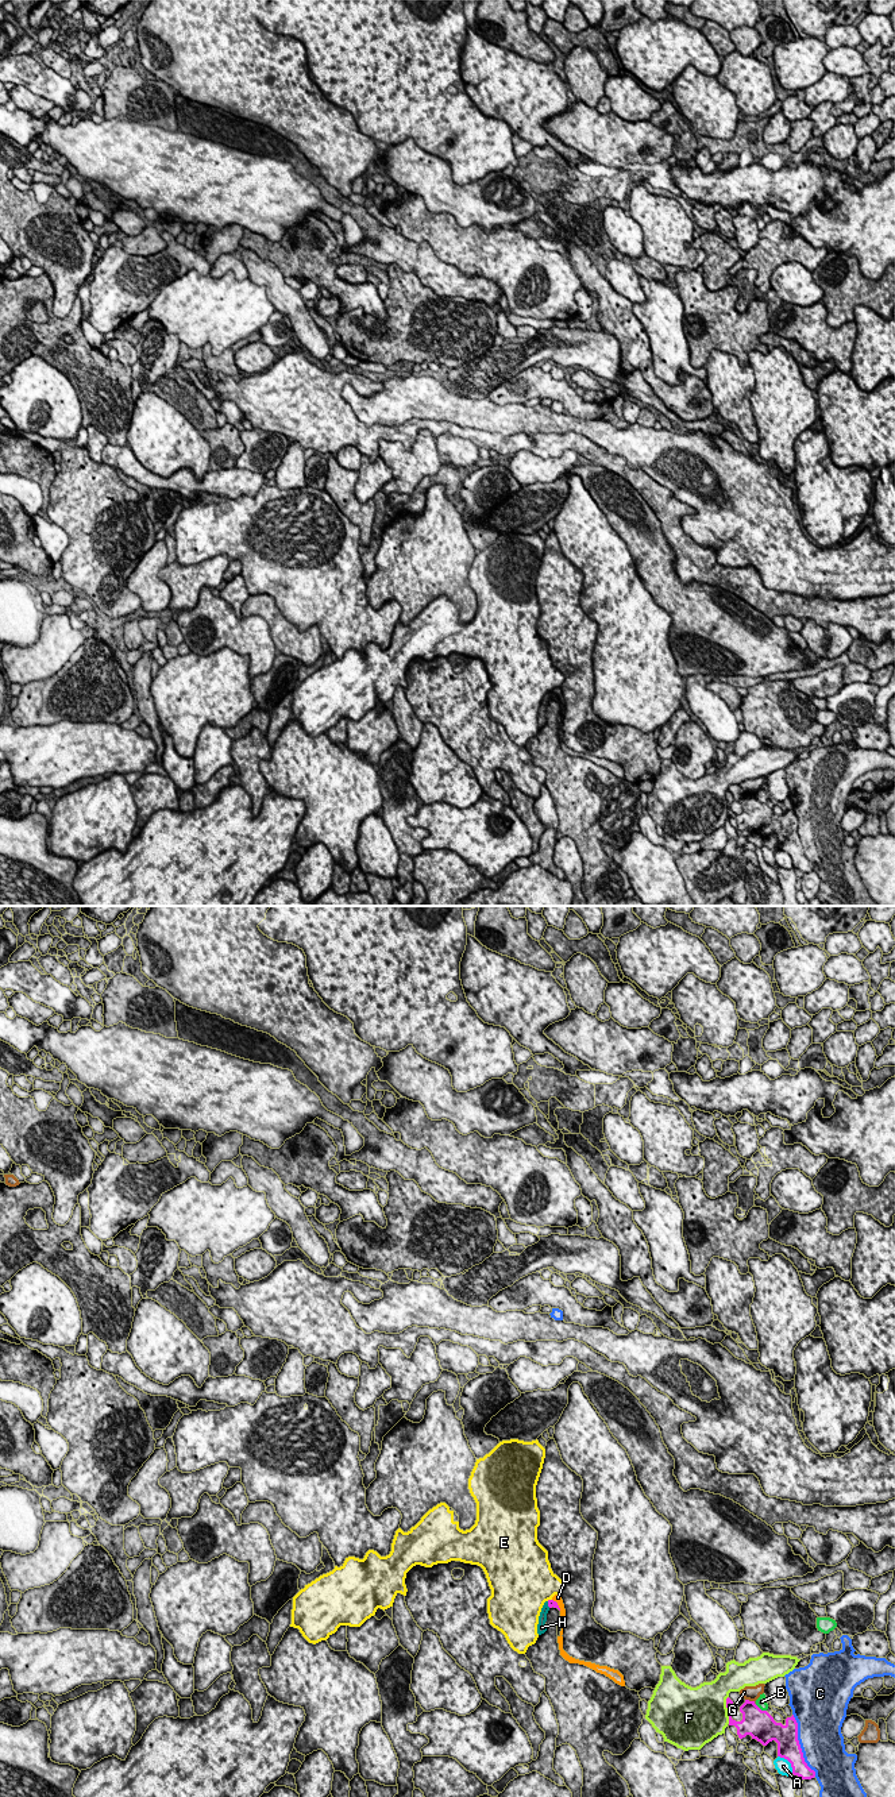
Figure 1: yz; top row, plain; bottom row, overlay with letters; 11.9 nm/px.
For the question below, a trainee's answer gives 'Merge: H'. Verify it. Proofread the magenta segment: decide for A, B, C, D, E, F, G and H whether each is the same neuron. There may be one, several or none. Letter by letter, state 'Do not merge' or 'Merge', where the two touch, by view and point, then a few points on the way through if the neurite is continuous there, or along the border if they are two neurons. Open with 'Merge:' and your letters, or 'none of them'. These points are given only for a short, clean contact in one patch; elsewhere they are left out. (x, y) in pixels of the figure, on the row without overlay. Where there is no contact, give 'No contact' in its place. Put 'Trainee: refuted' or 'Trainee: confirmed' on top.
Trainee: confirmed
Merge: H
A: Do not merge. Touches magenta at yz (789, 853)
B: Do not merge. Touches magenta at yz (759, 801)
C: Do not merge. Touches magenta at yz (799, 837)
D: Do not merge. Touches magenta at yz (556, 697)
E: Do not merge. Touches magenta at yz (548, 693)
F: Do not merge. Touches magenta at yz (728, 802)
G: Do not merge. Touches magenta at yz (748, 793)
H: Merge. Touches magenta at yz (548, 697). Path across: yz (551, 695), (548, 697), (543, 708)

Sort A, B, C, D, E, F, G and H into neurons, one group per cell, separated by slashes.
A / B / C / D / E / F / G / H

